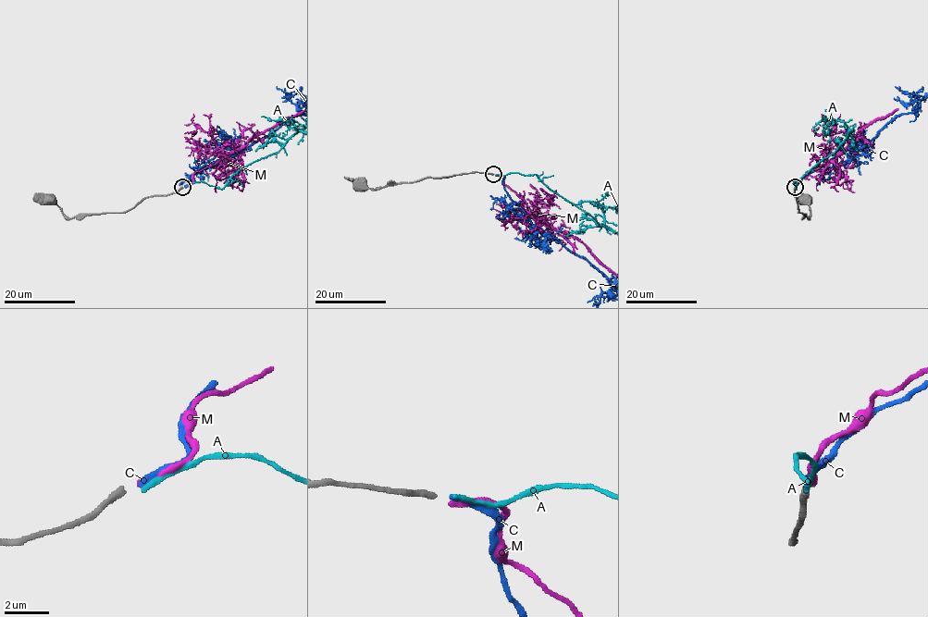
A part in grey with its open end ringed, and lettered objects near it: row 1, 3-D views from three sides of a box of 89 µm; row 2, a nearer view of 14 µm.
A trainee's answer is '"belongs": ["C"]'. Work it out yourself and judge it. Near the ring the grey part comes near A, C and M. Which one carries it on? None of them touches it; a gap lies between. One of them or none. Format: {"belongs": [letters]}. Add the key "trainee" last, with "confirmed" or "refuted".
{"belongs": ["C"], "trainee": "confirmed"}

